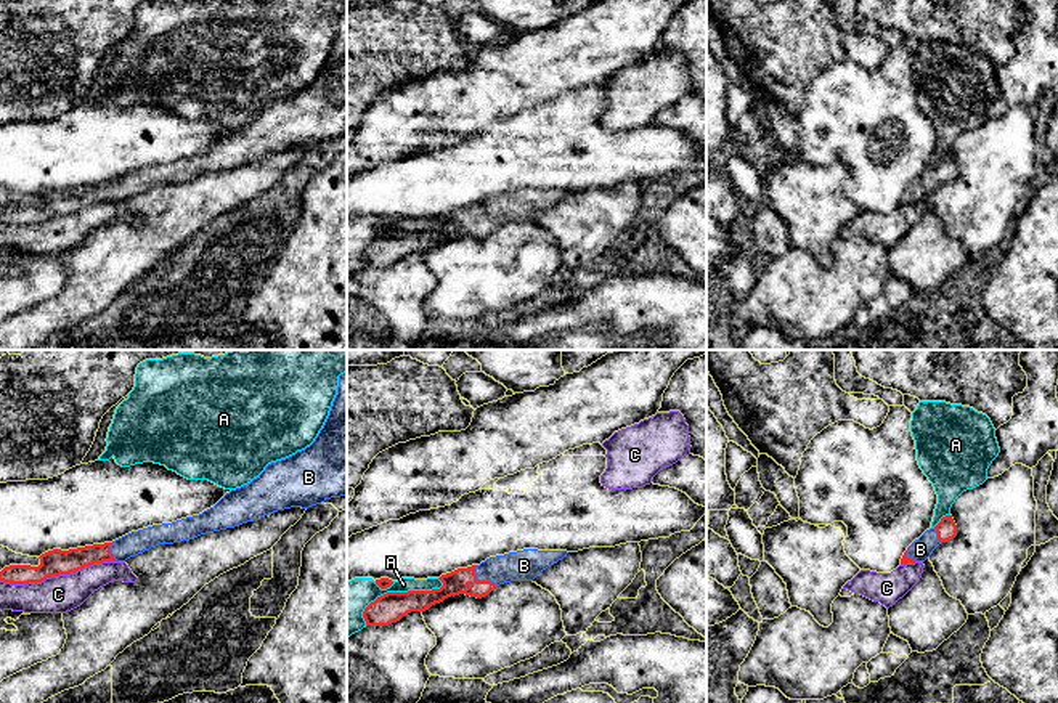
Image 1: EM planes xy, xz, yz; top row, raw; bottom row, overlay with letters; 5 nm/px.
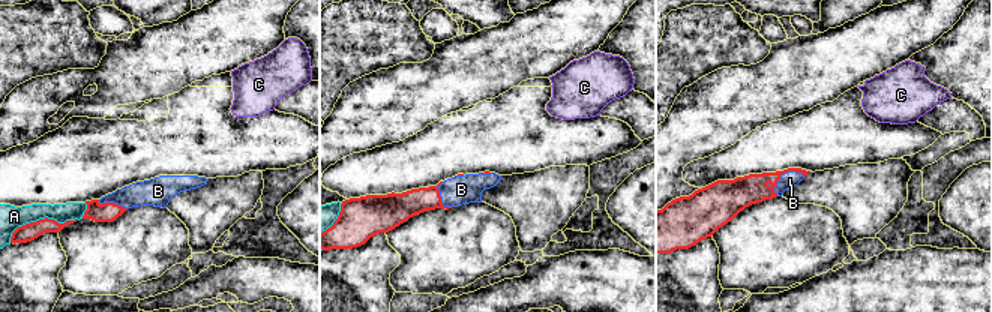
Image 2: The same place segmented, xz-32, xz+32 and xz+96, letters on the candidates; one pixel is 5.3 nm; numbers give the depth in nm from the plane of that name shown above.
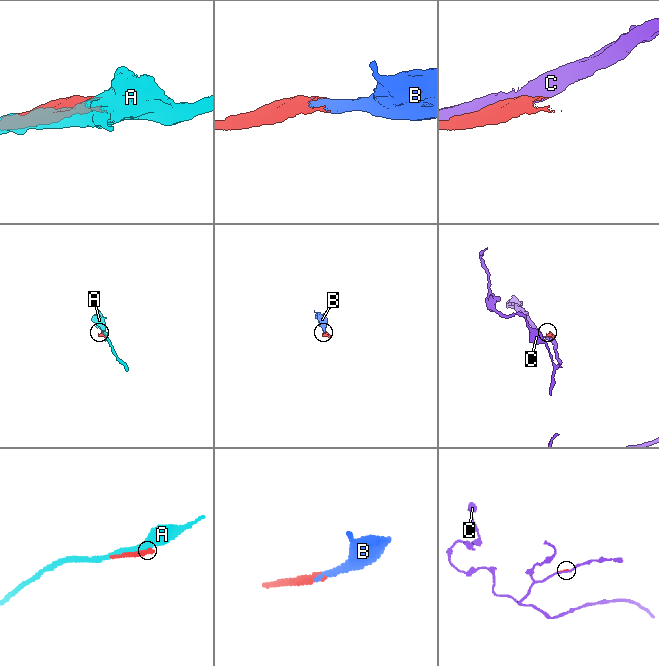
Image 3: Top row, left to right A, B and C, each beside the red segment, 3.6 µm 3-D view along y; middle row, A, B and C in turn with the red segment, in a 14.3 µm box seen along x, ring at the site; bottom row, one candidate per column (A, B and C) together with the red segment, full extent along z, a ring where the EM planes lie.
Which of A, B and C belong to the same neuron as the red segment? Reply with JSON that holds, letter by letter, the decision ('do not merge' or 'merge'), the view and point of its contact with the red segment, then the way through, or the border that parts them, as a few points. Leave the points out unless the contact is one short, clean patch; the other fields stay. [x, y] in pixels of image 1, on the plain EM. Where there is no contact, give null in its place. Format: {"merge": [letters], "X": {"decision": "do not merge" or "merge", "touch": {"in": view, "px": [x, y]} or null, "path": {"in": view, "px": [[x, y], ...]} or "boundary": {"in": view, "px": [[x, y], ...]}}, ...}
{"merge": ["B"], "A": {"decision": "do not merge", "touch": {"in": "xz", "px": [395, 233]}}, "B": {"decision": "merge", "touch": {"in": "xz", "px": [480, 222]}}, "C": {"decision": "do not merge", "touch": {"in": "xy", "px": [58, 215]}}}

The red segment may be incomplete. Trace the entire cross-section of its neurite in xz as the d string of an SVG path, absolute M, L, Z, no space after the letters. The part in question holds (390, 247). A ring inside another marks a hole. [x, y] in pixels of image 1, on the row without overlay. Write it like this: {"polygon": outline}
{"polygon": "M523 189L490 197L480 205L458 209L442 215L440 230L387 233L371 242L363 258L366 266L389 266L411 252L425 252L451 236L466 234L482 239L499 225L511 221L533 221L543 210L567 197L567 191Z"}

